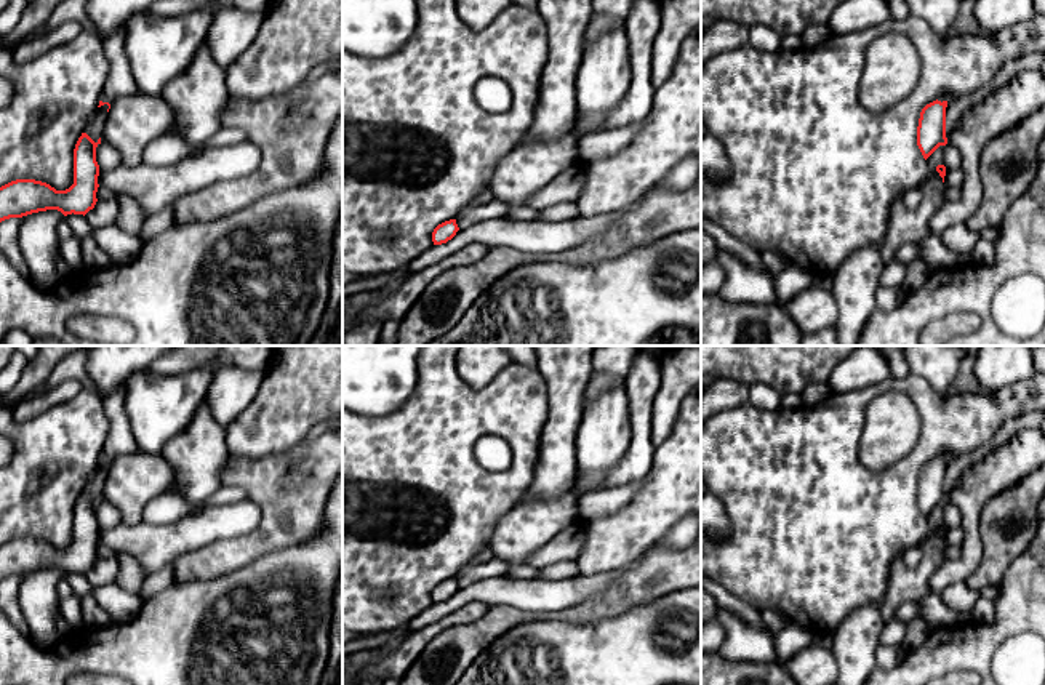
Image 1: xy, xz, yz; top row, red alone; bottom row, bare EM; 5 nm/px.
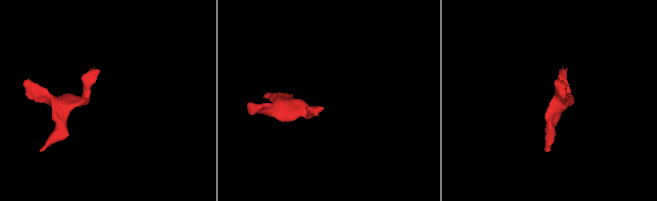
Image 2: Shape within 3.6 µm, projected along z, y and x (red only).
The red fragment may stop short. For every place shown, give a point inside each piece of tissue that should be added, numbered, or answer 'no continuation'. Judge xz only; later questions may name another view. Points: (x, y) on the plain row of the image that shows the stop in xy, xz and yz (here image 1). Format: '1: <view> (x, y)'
no continuation

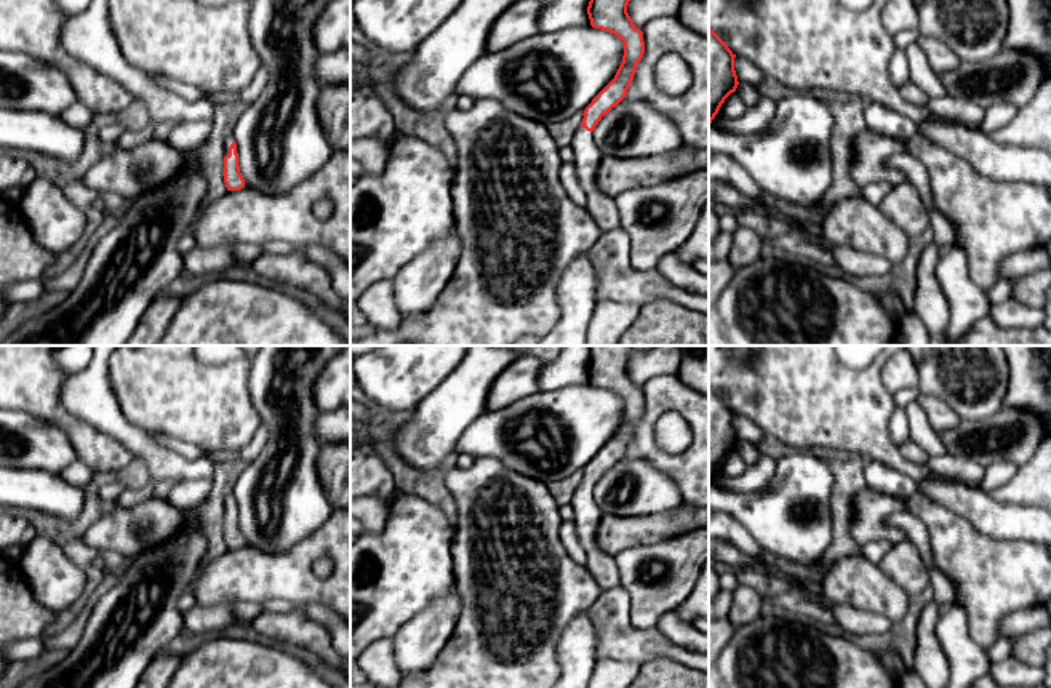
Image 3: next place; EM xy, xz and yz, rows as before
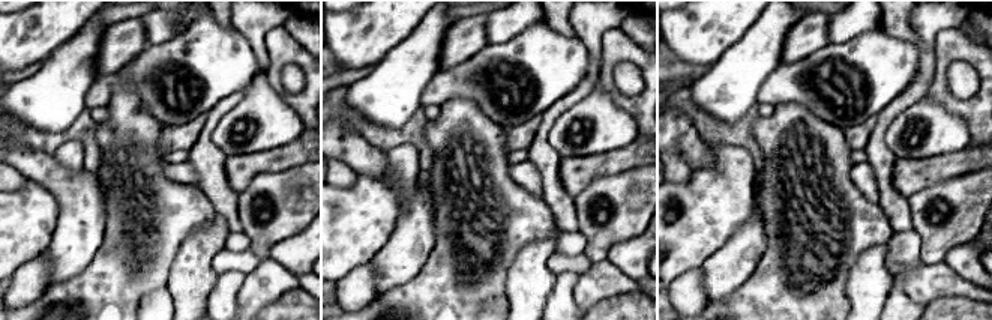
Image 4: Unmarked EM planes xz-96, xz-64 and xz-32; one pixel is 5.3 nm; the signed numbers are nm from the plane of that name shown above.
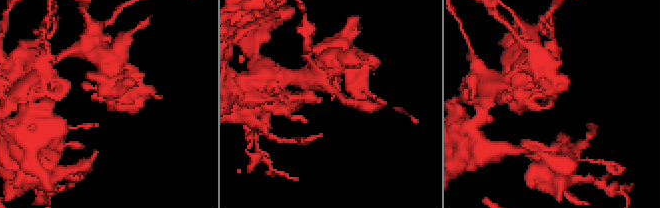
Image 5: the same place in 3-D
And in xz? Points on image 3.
1: xz (587, 516)

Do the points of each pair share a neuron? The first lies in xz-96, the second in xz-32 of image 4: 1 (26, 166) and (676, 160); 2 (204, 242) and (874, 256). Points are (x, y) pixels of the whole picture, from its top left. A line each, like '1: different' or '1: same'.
1: different
2: same

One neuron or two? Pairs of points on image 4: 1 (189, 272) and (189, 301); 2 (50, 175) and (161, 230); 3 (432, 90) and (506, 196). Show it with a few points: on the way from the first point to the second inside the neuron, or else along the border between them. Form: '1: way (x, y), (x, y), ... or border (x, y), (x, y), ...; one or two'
1: way (189, 280), (189, 293); one
2: border (95, 172), (105, 191), (104, 238); two
3: border (440, 105), (453, 98), (467, 98), (477, 108); two

